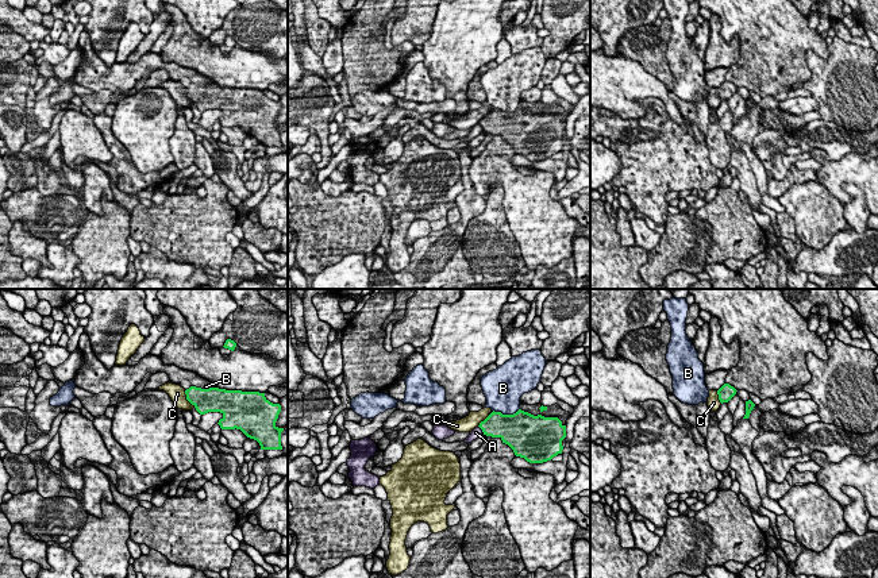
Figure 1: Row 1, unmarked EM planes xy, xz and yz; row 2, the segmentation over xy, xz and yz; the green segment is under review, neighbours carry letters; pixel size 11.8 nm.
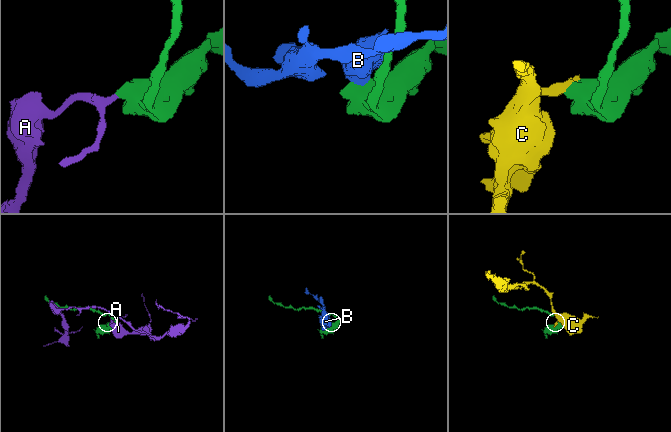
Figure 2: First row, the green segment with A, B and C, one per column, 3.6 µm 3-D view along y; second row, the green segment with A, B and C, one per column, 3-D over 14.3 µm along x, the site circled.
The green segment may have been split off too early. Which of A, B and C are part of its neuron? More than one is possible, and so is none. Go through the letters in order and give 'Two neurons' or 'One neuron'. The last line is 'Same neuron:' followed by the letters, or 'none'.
A: Two neurons
B: Two neurons
C: Two neurons
Same neuron: none

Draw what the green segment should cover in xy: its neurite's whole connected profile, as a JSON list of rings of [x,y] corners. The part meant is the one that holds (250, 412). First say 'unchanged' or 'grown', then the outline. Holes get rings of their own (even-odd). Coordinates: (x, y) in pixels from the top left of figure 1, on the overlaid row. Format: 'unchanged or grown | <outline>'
unchanged | [[[190,386],[185,394],[200,415],[220,412],[222,429],[240,429],[257,440],[261,450],[282,450],[284,428],[276,425],[281,405],[270,402],[265,393]]]

